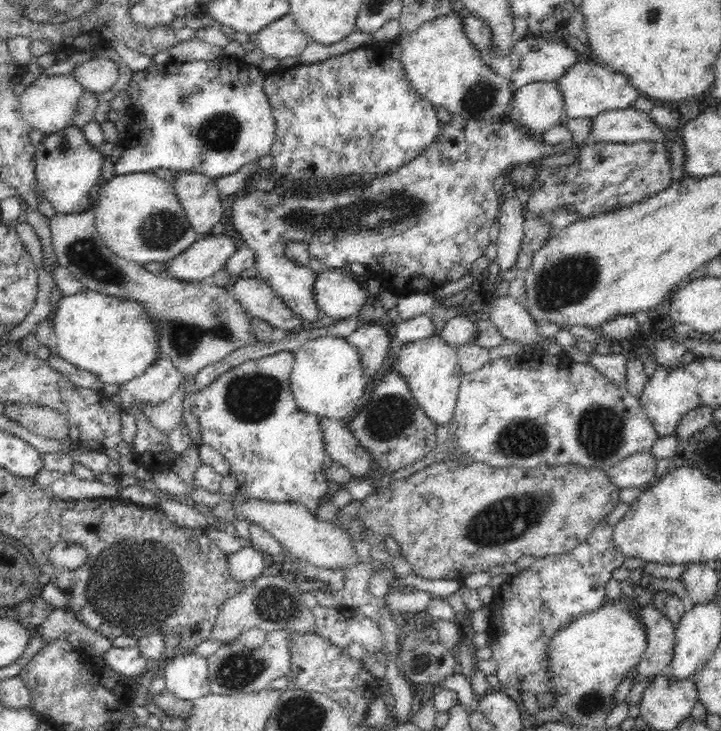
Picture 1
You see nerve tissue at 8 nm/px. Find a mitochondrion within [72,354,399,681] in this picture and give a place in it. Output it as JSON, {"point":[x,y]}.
{"point":[130,585]}

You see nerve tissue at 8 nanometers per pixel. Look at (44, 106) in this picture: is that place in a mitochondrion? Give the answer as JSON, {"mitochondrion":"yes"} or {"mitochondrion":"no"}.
{"mitochondrion":"no"}

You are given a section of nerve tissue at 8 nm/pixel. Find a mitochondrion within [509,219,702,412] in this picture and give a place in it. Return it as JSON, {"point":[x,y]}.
{"point":[565,282]}

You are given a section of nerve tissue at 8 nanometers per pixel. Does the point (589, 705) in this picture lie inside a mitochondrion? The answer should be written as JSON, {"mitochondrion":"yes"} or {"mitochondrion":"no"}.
{"mitochondrion":"yes"}

